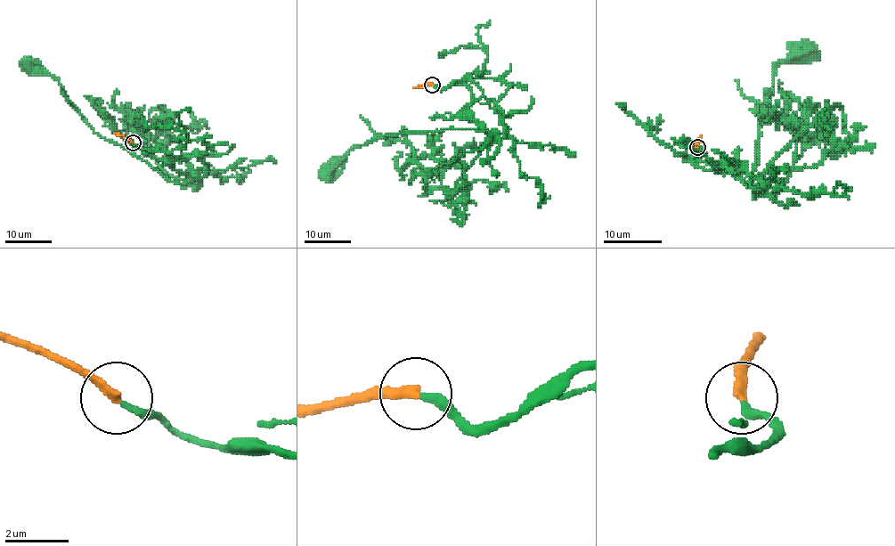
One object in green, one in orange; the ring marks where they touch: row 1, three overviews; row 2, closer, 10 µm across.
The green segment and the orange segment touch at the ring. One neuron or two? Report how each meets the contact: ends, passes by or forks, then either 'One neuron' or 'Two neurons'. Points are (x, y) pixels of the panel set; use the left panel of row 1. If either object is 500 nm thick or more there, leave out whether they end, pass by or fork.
At the ring green ends. At the ring orange ends. One neuron

